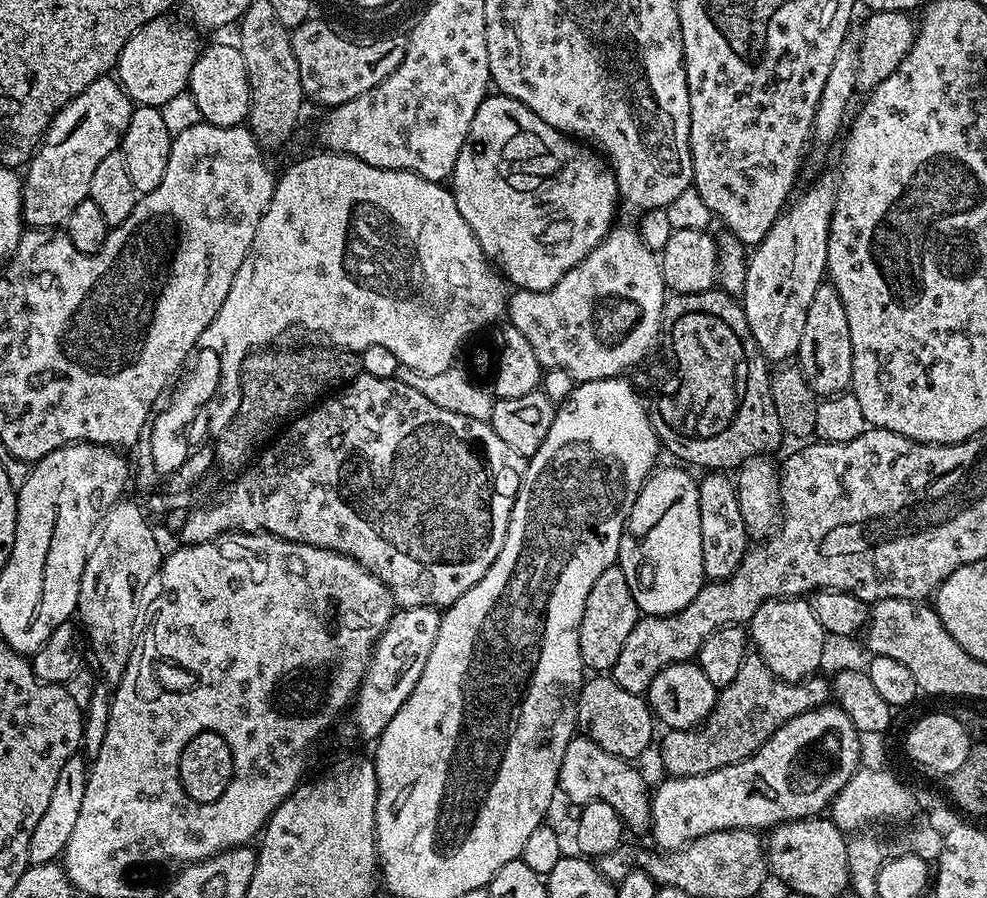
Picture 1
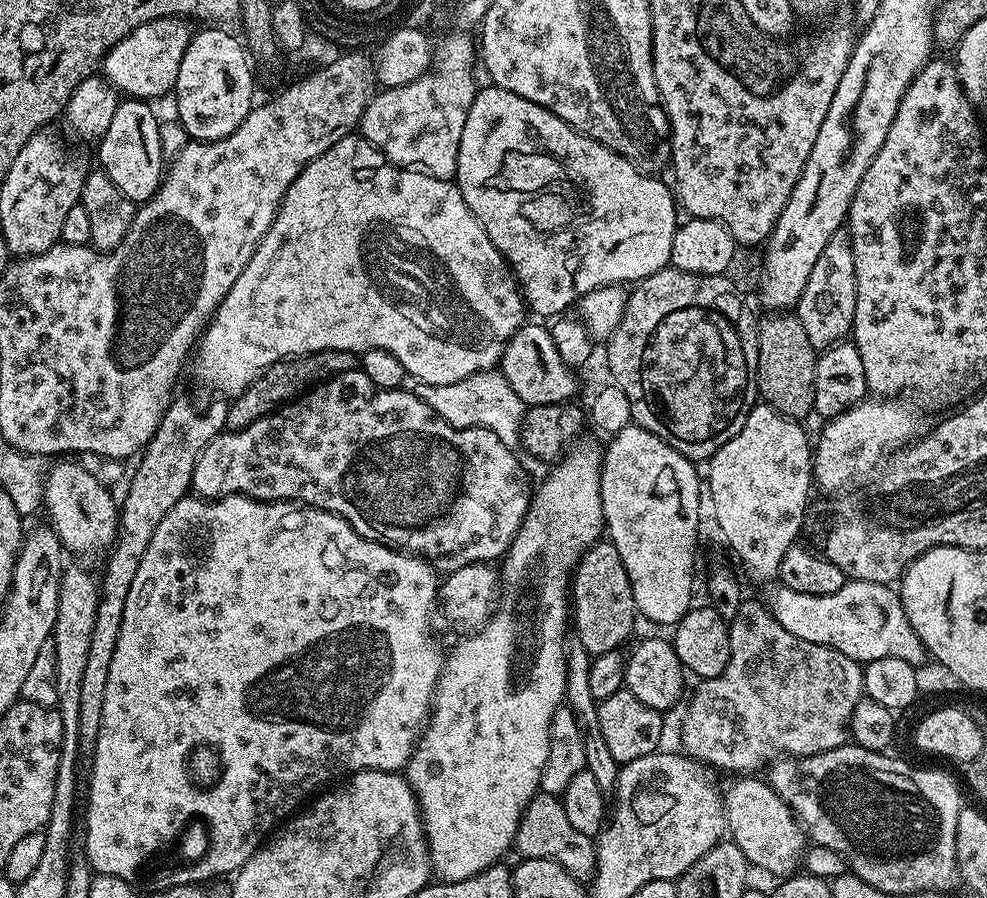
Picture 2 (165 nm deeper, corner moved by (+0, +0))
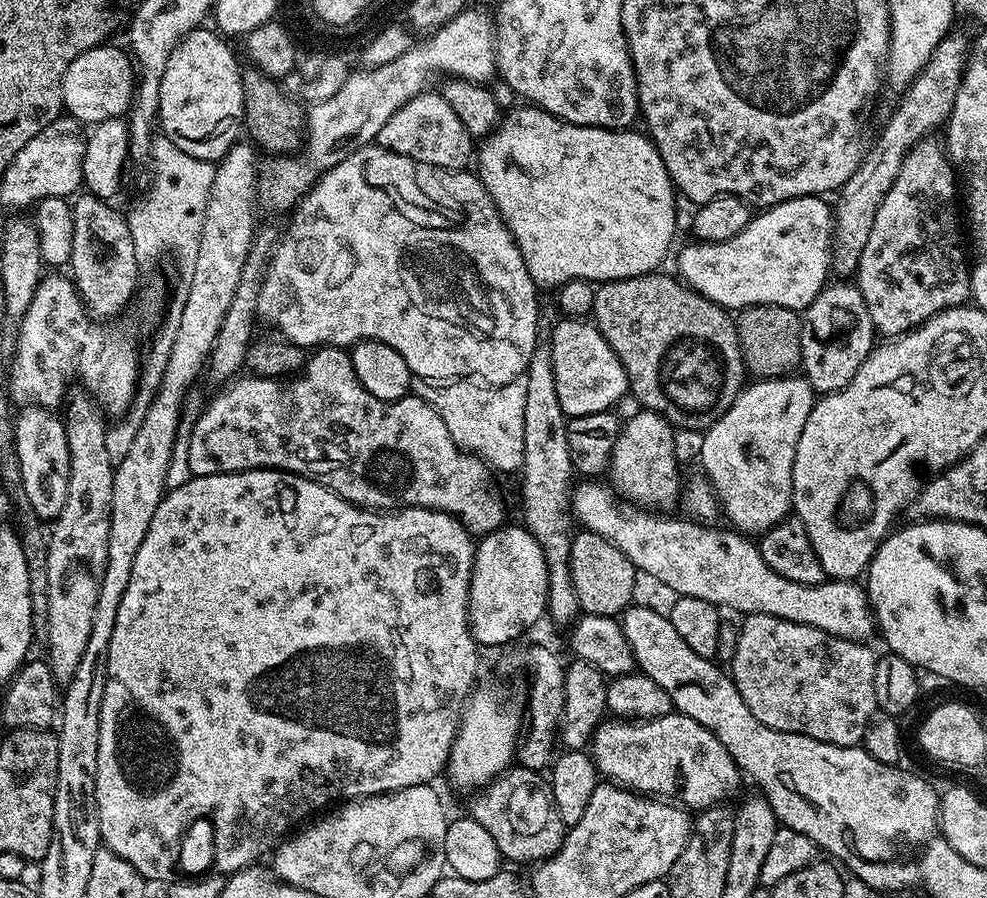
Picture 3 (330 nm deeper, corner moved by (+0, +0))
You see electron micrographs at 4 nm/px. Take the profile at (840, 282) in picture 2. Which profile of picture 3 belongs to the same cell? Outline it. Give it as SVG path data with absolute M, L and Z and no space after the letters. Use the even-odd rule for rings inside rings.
M959 30L949 32L942 42L938 42L930 54L930 62L926 62L912 83L903 89L900 105L885 122L880 137L873 144L871 141L860 168L854 170L854 174L850 174L848 181L838 189L832 217L831 255L831 271L840 275L837 277L848 278L855 273L862 249L866 247L866 238L870 238L870 226L874 226L874 214L878 214L882 198L890 194L890 186L894 186L894 178L898 176L908 151L919 140L931 137L935 128L943 129L947 125L948 115L954 110L954 98L958 98L958 86L964 77L969 51L969 37L964 37Z

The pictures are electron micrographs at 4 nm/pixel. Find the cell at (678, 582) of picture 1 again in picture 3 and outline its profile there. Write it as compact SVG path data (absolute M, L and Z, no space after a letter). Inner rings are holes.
M636 410L629 420L623 421L618 438L614 442L610 465L610 484L625 501L648 510L668 510L680 492L680 468L676 465L676 440L672 437L673 425L658 412Z

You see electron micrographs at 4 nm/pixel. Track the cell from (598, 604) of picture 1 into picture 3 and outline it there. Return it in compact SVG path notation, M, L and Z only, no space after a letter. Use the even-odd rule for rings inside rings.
M580 530L573 535L569 568L581 613L619 617L633 603L632 591L636 588L637 570L630 558L626 558L614 542L602 538L602 534Z

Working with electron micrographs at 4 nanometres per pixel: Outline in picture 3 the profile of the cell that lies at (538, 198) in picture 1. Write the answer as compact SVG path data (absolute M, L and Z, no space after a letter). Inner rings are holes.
M516 106L496 125L495 132L483 137L481 144L484 145L481 148L479 145L478 148L480 181L486 186L502 222L506 222L510 234L516 240L518 250L526 262L526 270L536 283L537 289L552 288L551 290L556 290L567 280L583 280L585 276L604 276L604 248L628 248L628 236L670 236L674 240L677 239L678 233L675 228L677 193L674 191L672 179L655 144L643 131L640 131L641 133L636 131L618 128L591 128L585 124L571 124L565 120L559 120L556 116L543 112L541 108L535 106Z

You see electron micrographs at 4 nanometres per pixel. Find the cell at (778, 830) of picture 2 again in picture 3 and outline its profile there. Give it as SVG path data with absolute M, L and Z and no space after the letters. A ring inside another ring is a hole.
M673 710L669 716L653 720L621 720L608 718L596 729L590 745L590 755L596 761L596 771L605 781L611 782L641 796L667 798L685 809L703 810L725 803L727 796L732 796L740 788L742 773L730 758L726 746L706 730L694 718L682 716Z

